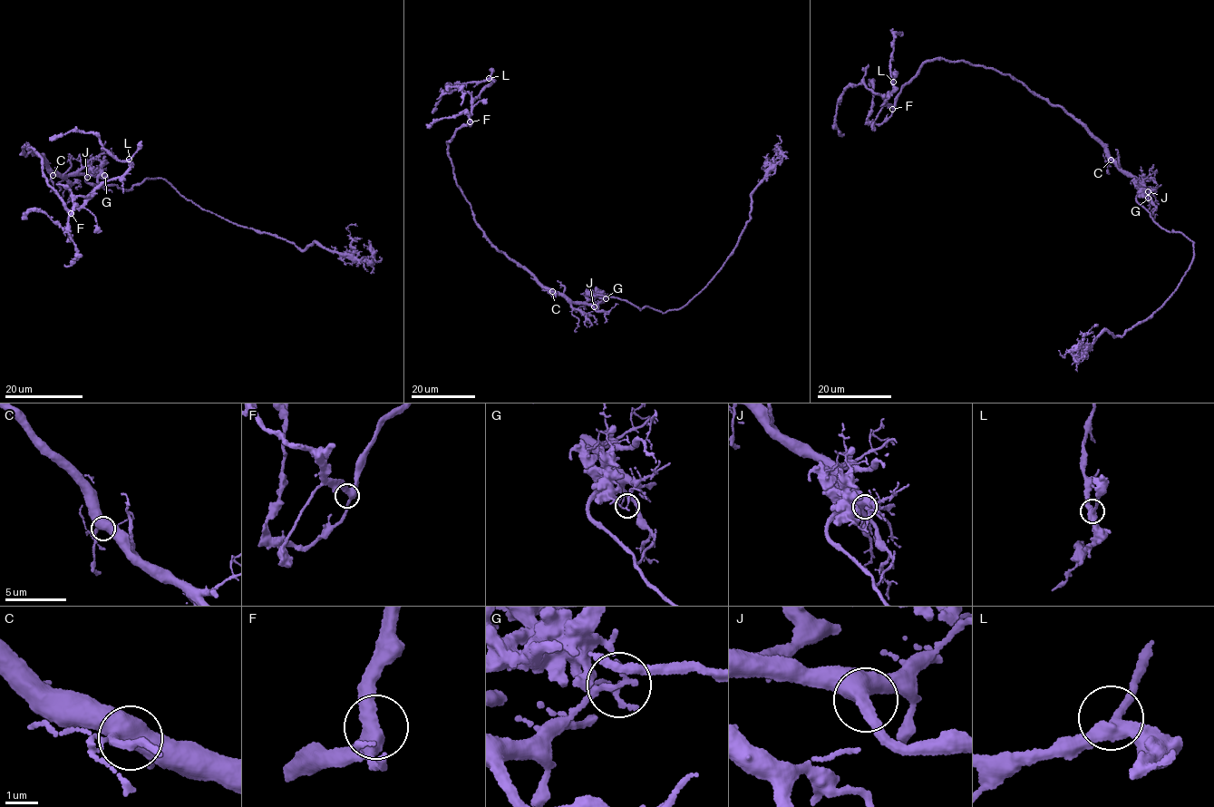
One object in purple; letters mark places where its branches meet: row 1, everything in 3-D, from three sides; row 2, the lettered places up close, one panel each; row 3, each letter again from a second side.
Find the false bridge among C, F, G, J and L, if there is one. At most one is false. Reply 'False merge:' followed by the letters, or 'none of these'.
False merge: G

